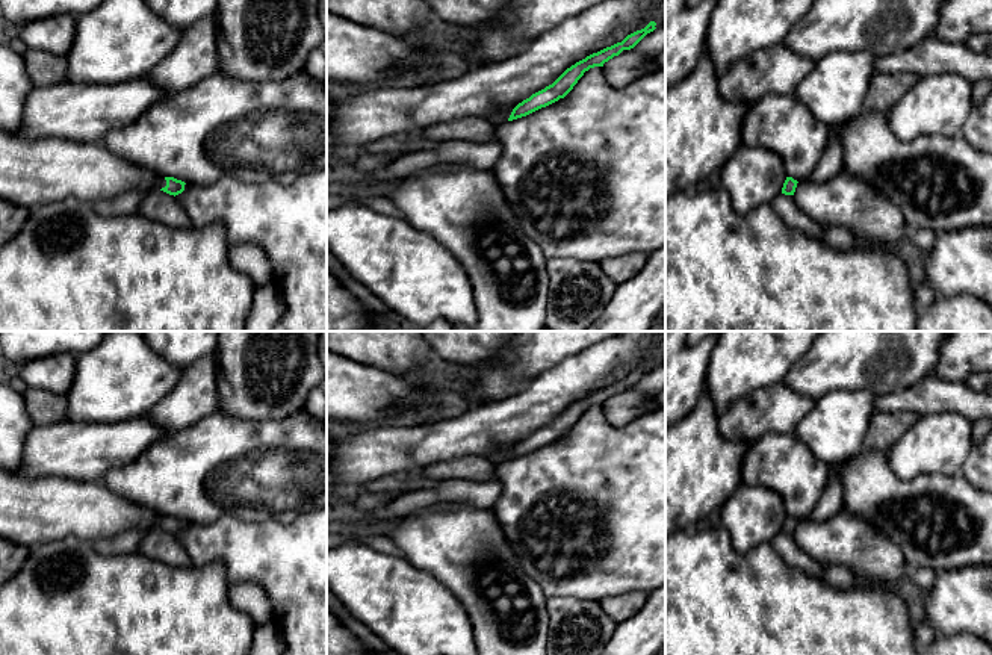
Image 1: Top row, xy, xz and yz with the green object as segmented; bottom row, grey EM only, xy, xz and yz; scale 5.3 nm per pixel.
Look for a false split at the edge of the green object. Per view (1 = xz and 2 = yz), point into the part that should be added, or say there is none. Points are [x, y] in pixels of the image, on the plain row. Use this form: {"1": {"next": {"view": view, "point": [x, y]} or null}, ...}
{"1": {"next": null}, "2": {"next": null}}

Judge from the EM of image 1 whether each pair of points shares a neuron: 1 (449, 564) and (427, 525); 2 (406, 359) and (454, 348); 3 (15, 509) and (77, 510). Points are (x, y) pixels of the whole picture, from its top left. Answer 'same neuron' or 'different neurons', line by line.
1: same neuron
2: different neurons
3: same neuron

